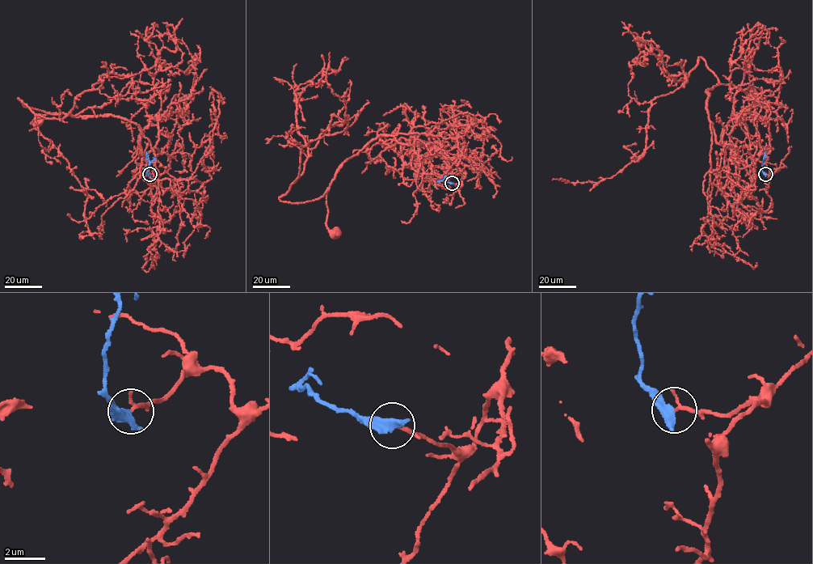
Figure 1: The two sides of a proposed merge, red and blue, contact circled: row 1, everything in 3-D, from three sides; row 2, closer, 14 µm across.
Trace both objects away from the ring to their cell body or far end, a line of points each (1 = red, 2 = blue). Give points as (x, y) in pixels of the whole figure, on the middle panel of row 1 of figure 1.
1: (452, 183), (462, 172), (428, 137), (409, 145), (380, 135), (335, 173), (326, 224), (336, 233)
2: (452, 183), (442, 180), (440, 181)

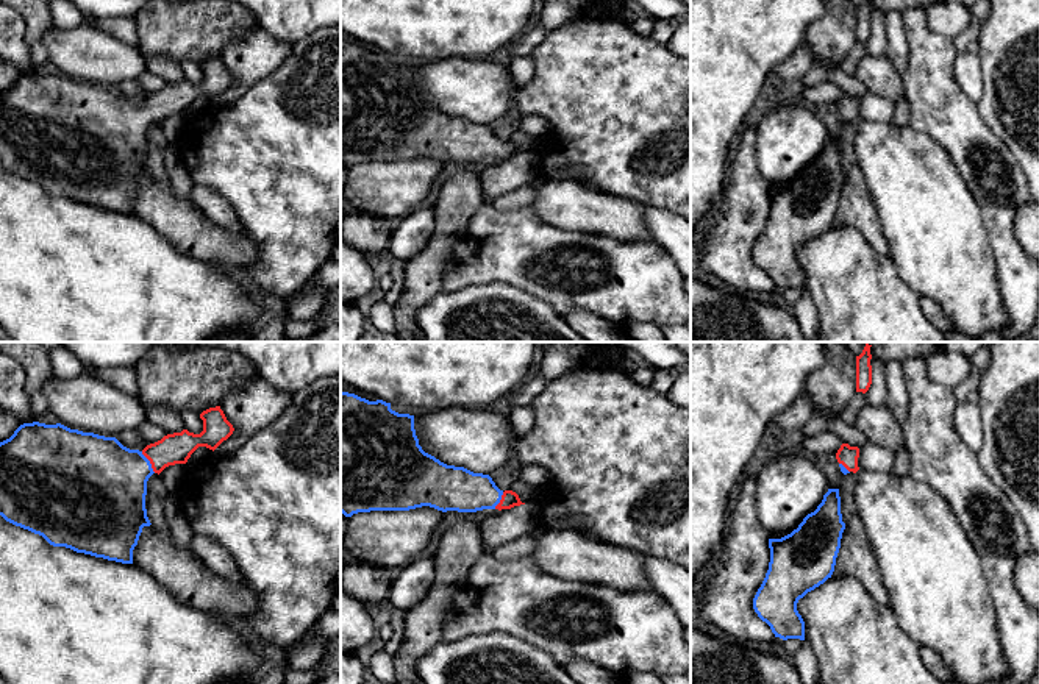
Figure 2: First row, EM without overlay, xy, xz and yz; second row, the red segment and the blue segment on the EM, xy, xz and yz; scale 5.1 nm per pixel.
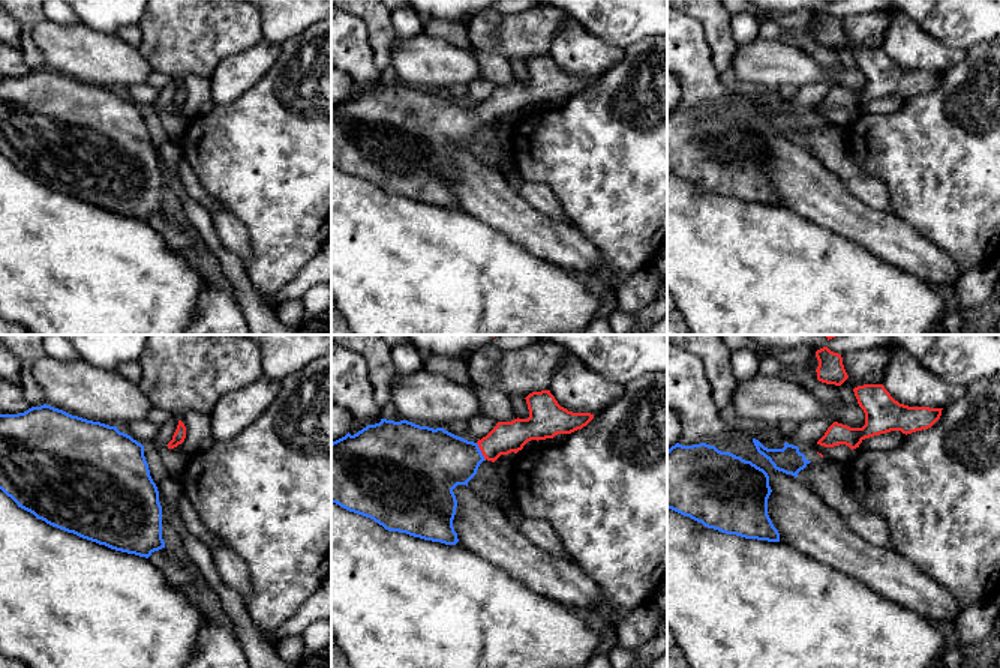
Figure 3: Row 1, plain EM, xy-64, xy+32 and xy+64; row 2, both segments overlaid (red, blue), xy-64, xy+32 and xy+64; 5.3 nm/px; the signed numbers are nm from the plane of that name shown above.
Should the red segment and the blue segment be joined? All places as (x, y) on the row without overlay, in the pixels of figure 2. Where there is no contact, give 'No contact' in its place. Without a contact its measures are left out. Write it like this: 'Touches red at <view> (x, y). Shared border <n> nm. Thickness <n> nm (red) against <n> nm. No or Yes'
Touches red at xy (150, 113). Shared border 130 nm. Thickness 160 nm (red) against 420 nm. Yes

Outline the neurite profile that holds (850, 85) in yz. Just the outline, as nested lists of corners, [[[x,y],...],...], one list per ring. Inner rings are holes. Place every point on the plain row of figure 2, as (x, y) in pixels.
[[[834,67],[830,73],[827,81],[836,84],[842,89],[844,94],[850,97],[864,97],[867,89],[864,84],[856,78],[856,75],[845,73],[841,67]]]

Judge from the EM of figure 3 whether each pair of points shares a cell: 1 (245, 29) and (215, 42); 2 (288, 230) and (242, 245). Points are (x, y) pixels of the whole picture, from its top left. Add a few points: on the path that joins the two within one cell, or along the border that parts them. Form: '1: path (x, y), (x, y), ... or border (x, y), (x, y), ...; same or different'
1: path (237, 29), (228, 29), (222, 35); same
2: border (230, 212), (248, 233), (251, 260), (246, 264); different

